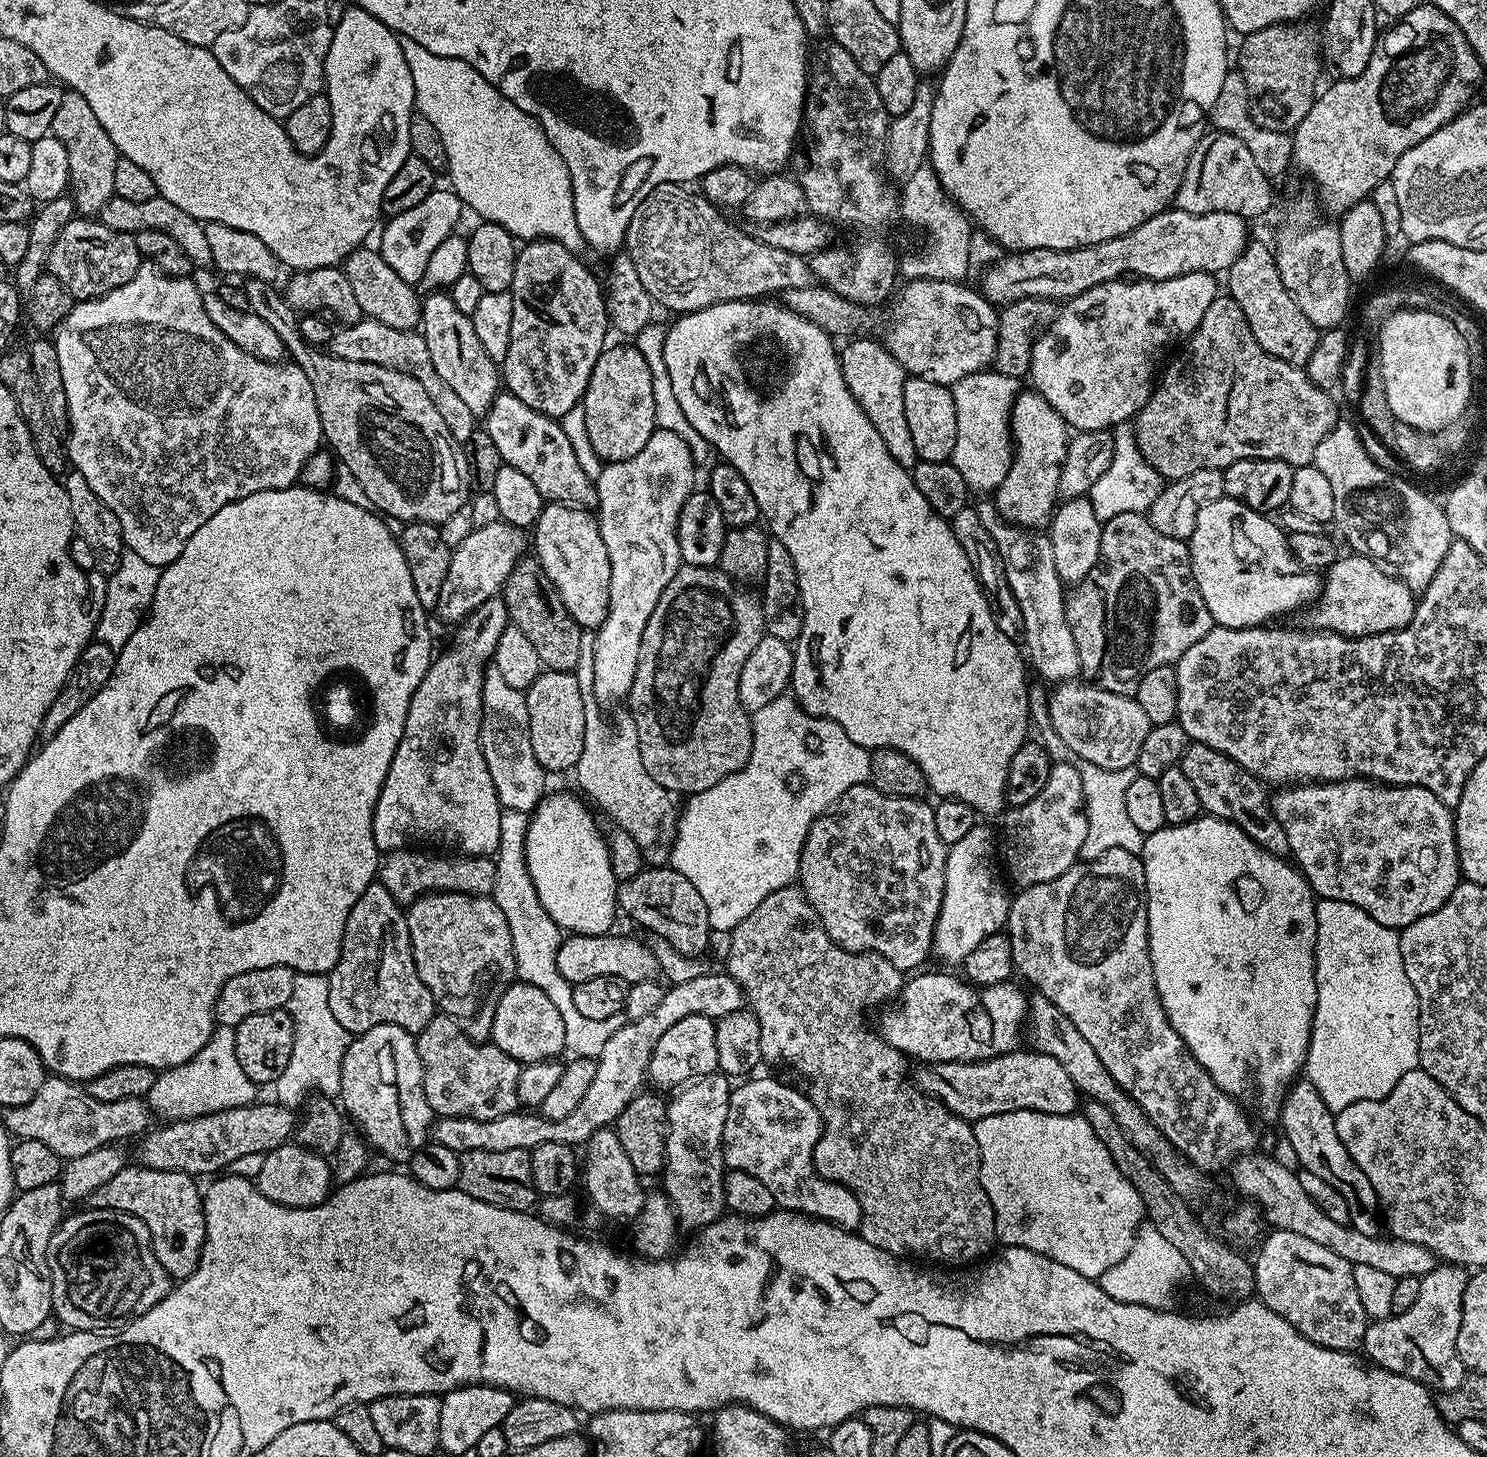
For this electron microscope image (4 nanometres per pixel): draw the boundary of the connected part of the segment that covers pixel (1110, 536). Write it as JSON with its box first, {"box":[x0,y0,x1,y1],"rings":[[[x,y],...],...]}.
{"box":[1064,512,1214,696],"rings":[[[1142,512],[1118,514],[1103,521],[1100,530],[1100,562],[1094,570],[1067,593],[1064,613],[1076,639],[1081,673],[1096,676],[1095,683],[1114,694],[1132,696],[1138,682],[1158,666],[1175,665],[1177,660],[1198,642],[1214,621],[1192,573],[1188,545],[1178,538],[1158,534]]]}

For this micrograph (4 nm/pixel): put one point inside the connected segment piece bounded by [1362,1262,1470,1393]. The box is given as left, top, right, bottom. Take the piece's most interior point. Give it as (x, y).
(1420, 1343)

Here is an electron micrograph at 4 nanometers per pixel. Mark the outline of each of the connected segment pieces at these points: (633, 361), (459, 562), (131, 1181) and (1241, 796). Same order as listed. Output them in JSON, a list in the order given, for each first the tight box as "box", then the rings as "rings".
[{"box":[582,343,655,464],"rings":[[[635,343],[605,347],[604,353],[594,362],[588,389],[582,405],[586,414],[586,429],[594,452],[603,462],[613,464],[626,458],[634,458],[655,430],[654,382],[650,378],[650,366],[636,348]]]},{"box":[435,522,525,622],"rings":[[[503,522],[473,528],[472,533],[452,549],[450,568],[446,570],[446,582],[442,582],[442,594],[438,594],[435,615],[460,622],[478,606],[493,599],[503,589],[505,578],[525,555],[524,536],[521,529]]]},{"box":[90,1166,206,1281],"rings":[[[125,1166],[106,1182],[106,1186],[98,1186],[94,1194],[90,1197],[91,1207],[109,1208],[115,1212],[125,1212],[134,1218],[138,1218],[148,1227],[152,1235],[152,1249],[162,1262],[162,1266],[168,1271],[168,1275],[177,1281],[186,1279],[200,1261],[202,1246],[206,1238],[206,1218],[204,1217],[204,1197],[201,1189],[196,1189],[197,1181],[193,1177],[182,1174],[181,1172],[167,1172],[166,1170],[154,1170],[143,1166]]]},{"box":[1178,742,1289,857],"rings":[[[1192,742],[1180,757],[1178,766],[1193,784],[1201,809],[1207,815],[1215,816],[1217,820],[1229,820],[1241,828],[1258,847],[1270,854],[1283,857],[1289,855],[1286,830],[1282,830],[1278,818],[1272,812],[1269,793],[1264,793],[1265,785],[1242,766],[1238,766],[1238,762],[1210,746]]]}]

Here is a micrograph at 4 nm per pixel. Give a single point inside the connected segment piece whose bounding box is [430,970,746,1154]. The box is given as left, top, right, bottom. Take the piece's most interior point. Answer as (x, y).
(622, 1069)

